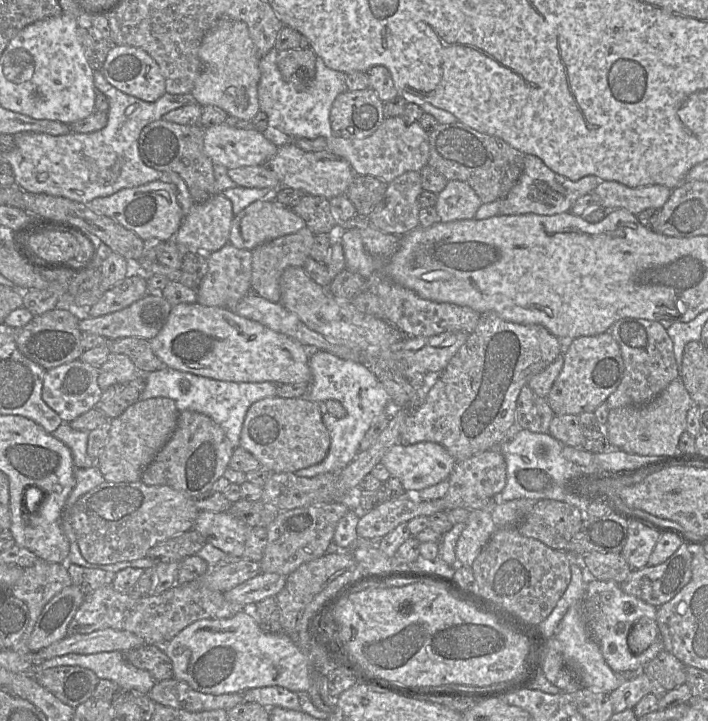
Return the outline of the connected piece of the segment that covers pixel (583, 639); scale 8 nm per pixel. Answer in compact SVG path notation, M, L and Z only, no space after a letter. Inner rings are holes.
M583 602L573 603L560 621L554 637L561 644L561 653L565 665L577 677L581 686L592 691L611 693L627 679L637 673L616 673L605 662L600 648L591 637L583 616Z

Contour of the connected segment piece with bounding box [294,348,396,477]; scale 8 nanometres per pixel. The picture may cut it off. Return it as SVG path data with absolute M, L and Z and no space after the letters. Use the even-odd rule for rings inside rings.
M307 349L310 354L309 366L312 379L304 397L318 403L322 412L322 421L330 435L330 447L322 462L297 470L294 474L298 477L314 477L328 472L342 471L359 453L360 442L373 420L385 409L388 409L392 416L396 407L383 384L369 367L353 360L339 358L323 350ZM327 400L339 401L346 410L345 417L336 418L326 411L323 402Z

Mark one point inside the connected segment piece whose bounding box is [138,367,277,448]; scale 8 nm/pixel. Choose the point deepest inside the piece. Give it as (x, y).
(226, 402)

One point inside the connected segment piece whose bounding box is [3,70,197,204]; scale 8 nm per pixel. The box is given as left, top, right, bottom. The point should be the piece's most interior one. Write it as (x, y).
(78, 166)

